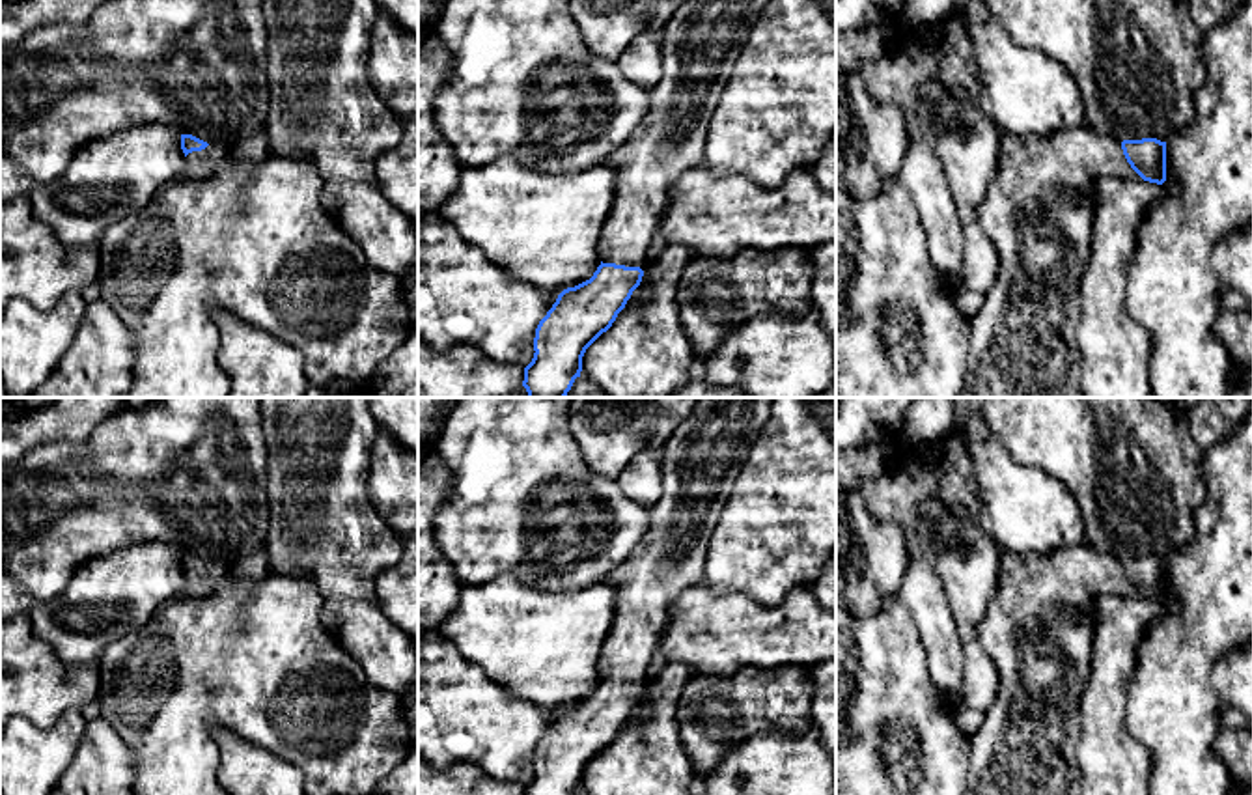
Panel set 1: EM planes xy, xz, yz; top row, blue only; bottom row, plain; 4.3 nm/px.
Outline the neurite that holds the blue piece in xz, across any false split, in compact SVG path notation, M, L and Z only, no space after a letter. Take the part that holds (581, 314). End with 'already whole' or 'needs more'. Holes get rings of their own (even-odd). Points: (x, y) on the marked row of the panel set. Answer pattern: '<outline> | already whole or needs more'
M685 0L659 34L662 75L649 90L649 110L606 164L616 172L616 196L599 235L601 265L593 276L563 289L534 338L534 358L524 368L528 398L565 398L582 371L586 349L606 332L640 286L655 231L670 203L674 183L703 162L703 146L718 95L769 0Z | needs more

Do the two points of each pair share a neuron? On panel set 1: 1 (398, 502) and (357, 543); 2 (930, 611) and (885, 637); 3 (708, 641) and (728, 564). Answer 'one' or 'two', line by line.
1: two
2: two
3: two

